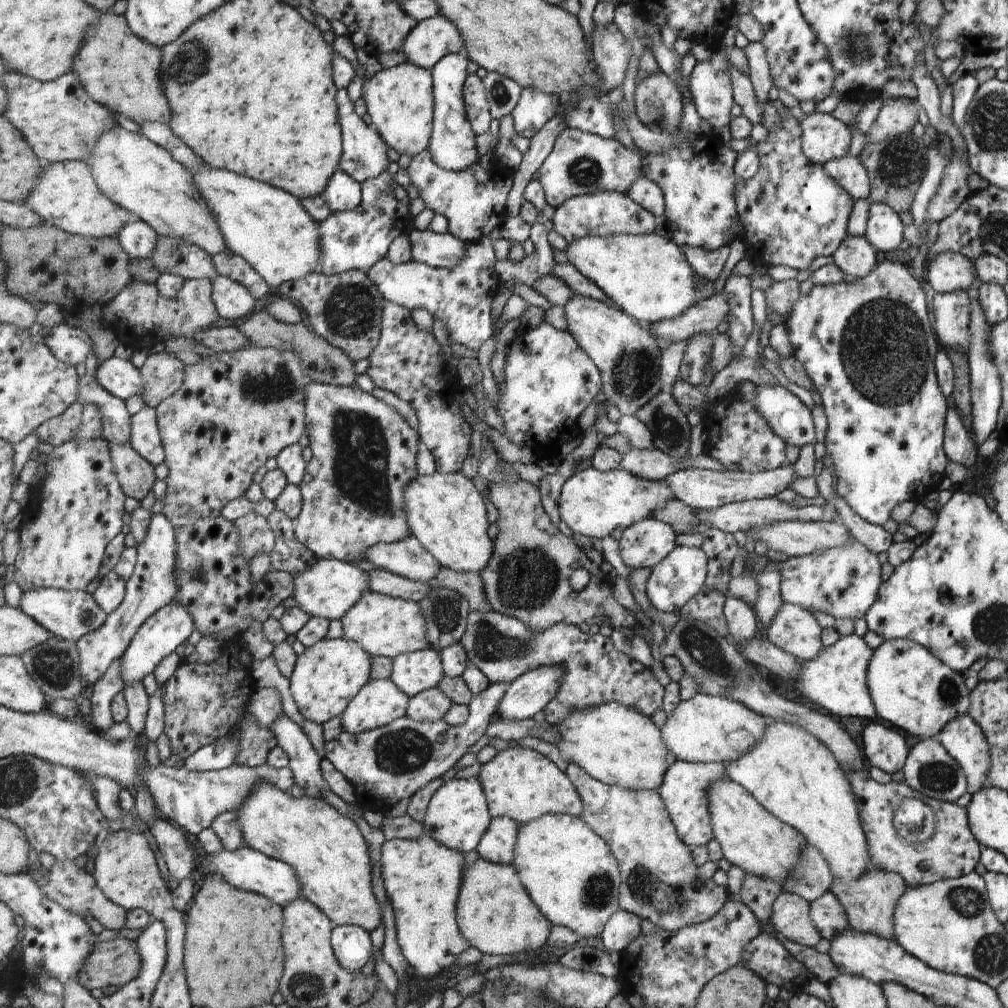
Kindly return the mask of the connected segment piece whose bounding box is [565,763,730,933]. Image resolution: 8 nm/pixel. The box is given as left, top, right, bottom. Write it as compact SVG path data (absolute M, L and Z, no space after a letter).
M570 763L565 771L577 785L583 804L582 820L598 836L606 836L612 854L618 856L622 880L620 910L641 916L669 933L704 923L719 914L730 900L728 888L717 886L712 879L695 885L698 866L692 848L678 836L660 792L650 789L633 791L604 784L576 763Z

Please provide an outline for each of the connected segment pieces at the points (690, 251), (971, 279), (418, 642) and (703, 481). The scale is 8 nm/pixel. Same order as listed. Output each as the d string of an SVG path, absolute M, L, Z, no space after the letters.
M729 245L717 248L716 251L707 251L703 248L682 248L685 259L694 272L706 281L714 282L723 271L729 255Z
M945 252L938 255L928 262L924 274L924 281L936 293L968 292L976 280L976 264L962 253Z
M373 590L364 596L340 619L343 637L361 645L371 658L386 657L394 660L398 655L428 649L427 626L421 608L414 601L405 601Z
M786 464L771 471L760 471L757 473L728 469L725 471L715 471L688 468L669 474L664 480L672 489L672 496L674 498L680 499L684 504L700 512L713 511L719 506L728 503L776 497L779 492L790 487L797 478L795 470L792 470L792 467L788 467L788 464Z

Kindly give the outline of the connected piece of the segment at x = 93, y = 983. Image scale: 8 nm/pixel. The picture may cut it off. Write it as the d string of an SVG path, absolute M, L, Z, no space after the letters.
M119 936L100 942L88 958L80 980L90 990L104 990L114 985L122 988L136 980L143 968L139 940Z

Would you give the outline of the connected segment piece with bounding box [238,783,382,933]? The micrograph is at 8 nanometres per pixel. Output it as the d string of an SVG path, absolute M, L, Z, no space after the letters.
M261 783L248 797L247 803L238 811L245 834L246 846L265 853L294 868L302 886L301 896L313 902L330 920L339 925L356 925L372 932L382 919L380 905L372 891L369 845L362 836L356 820L345 817L318 797L293 798L268 783Z

